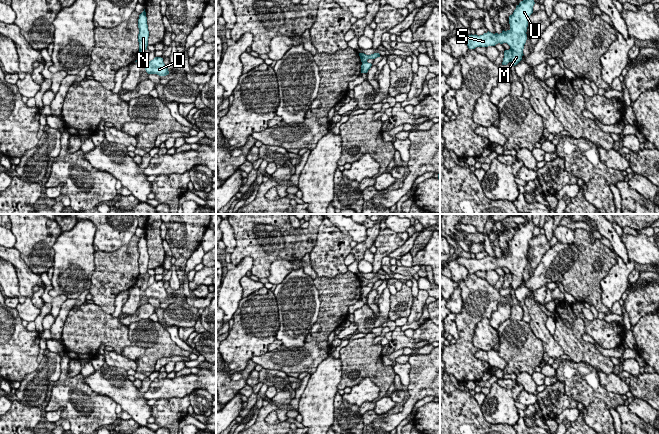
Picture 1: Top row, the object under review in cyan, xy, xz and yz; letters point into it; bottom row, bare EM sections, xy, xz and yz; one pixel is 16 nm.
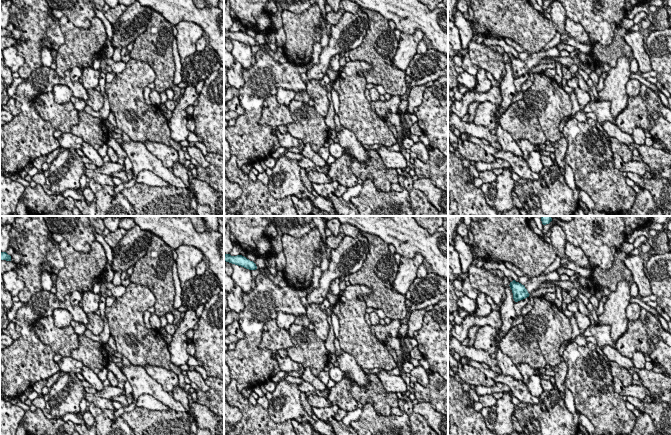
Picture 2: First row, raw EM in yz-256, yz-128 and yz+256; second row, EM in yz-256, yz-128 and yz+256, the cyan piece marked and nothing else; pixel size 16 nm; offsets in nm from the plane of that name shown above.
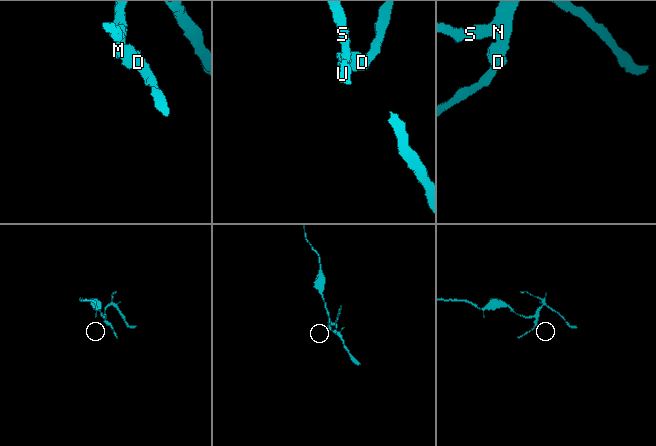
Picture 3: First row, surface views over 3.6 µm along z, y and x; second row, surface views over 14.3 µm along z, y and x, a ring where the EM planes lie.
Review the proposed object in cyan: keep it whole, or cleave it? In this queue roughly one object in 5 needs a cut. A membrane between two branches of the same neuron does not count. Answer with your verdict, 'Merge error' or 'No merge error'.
Merge error

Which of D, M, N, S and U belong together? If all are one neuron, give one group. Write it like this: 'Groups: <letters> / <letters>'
Groups: D / M N S U

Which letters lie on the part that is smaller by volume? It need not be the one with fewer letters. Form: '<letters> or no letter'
D

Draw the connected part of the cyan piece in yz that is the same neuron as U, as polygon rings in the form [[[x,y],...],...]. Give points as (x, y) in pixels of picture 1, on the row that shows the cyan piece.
[[[534,0],[521,1],[516,6],[513,14],[509,16],[510,29],[507,31],[503,30],[500,34],[493,34],[488,31],[480,36],[458,32],[457,37],[460,41],[465,42],[469,49],[507,43],[512,51],[511,62],[515,66],[522,60],[524,55],[523,49],[527,40],[528,20],[533,13],[534,4]]]

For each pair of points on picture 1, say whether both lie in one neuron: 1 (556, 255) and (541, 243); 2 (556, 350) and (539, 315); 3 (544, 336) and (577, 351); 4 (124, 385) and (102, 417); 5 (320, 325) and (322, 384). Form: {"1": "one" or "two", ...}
{"1": "two", "2": "one", "3": "two", "4": "two", "5": "two"}

